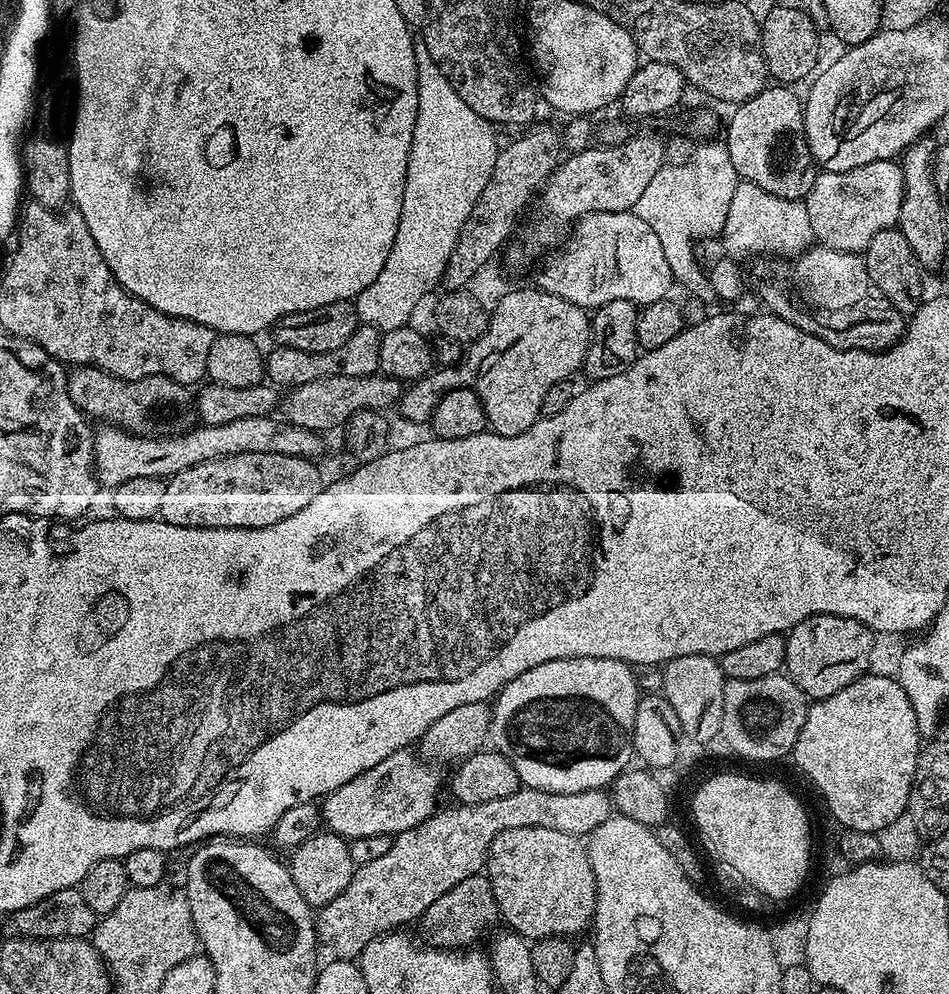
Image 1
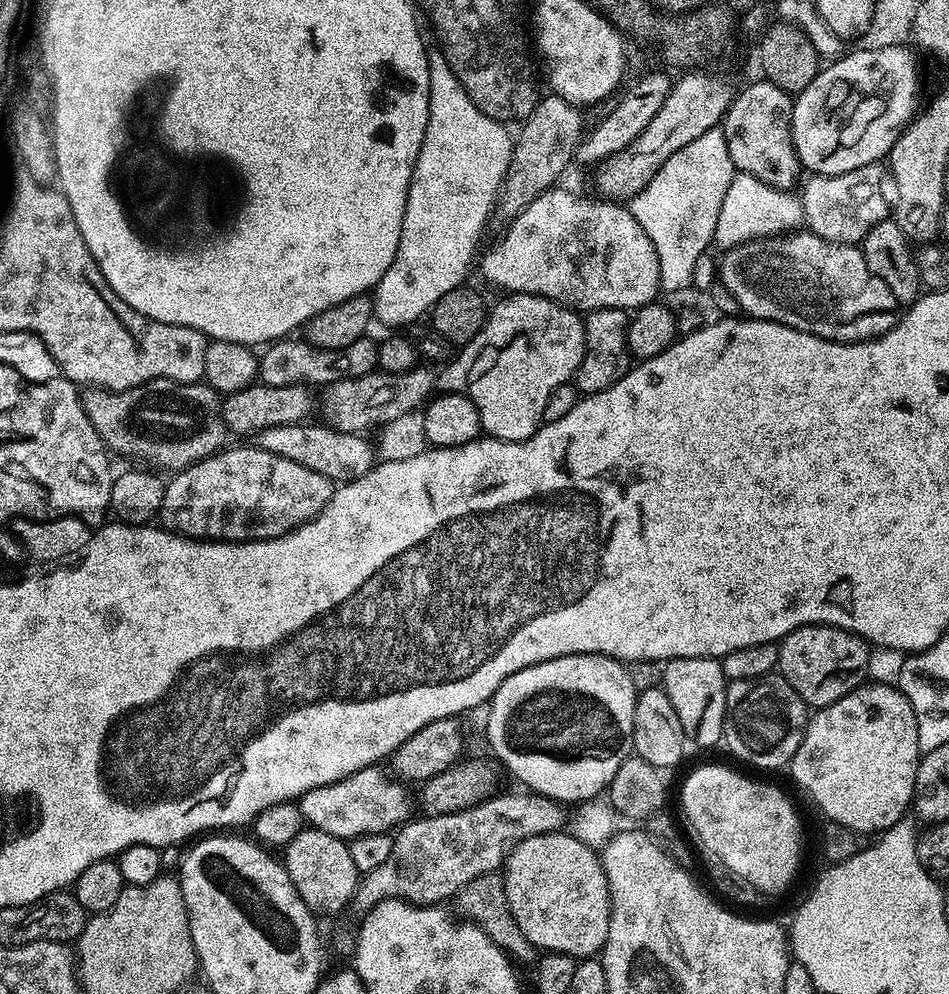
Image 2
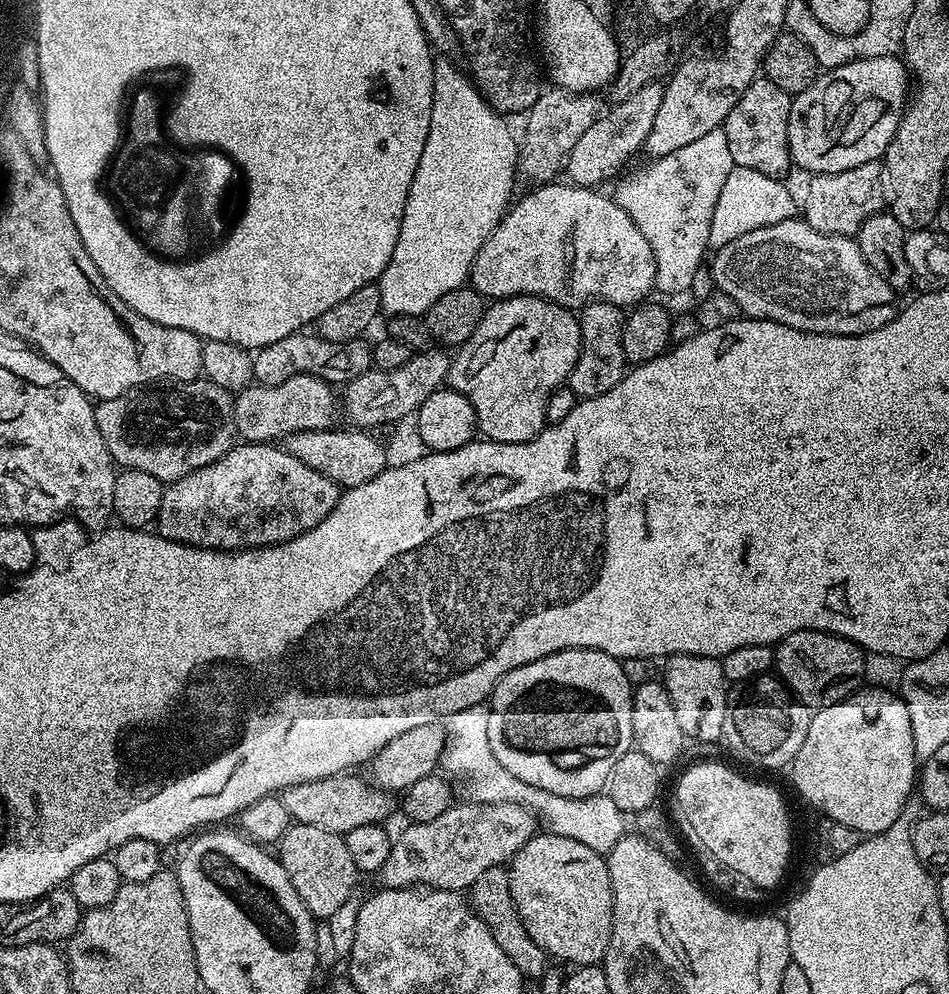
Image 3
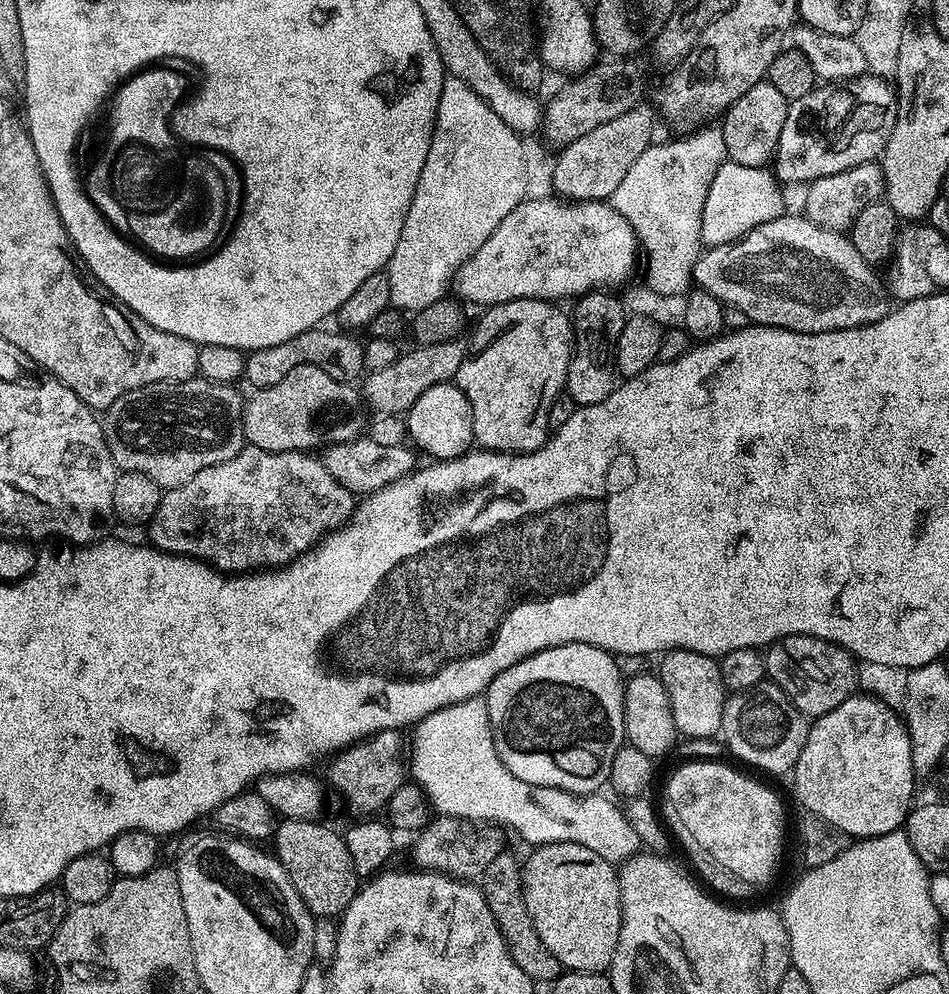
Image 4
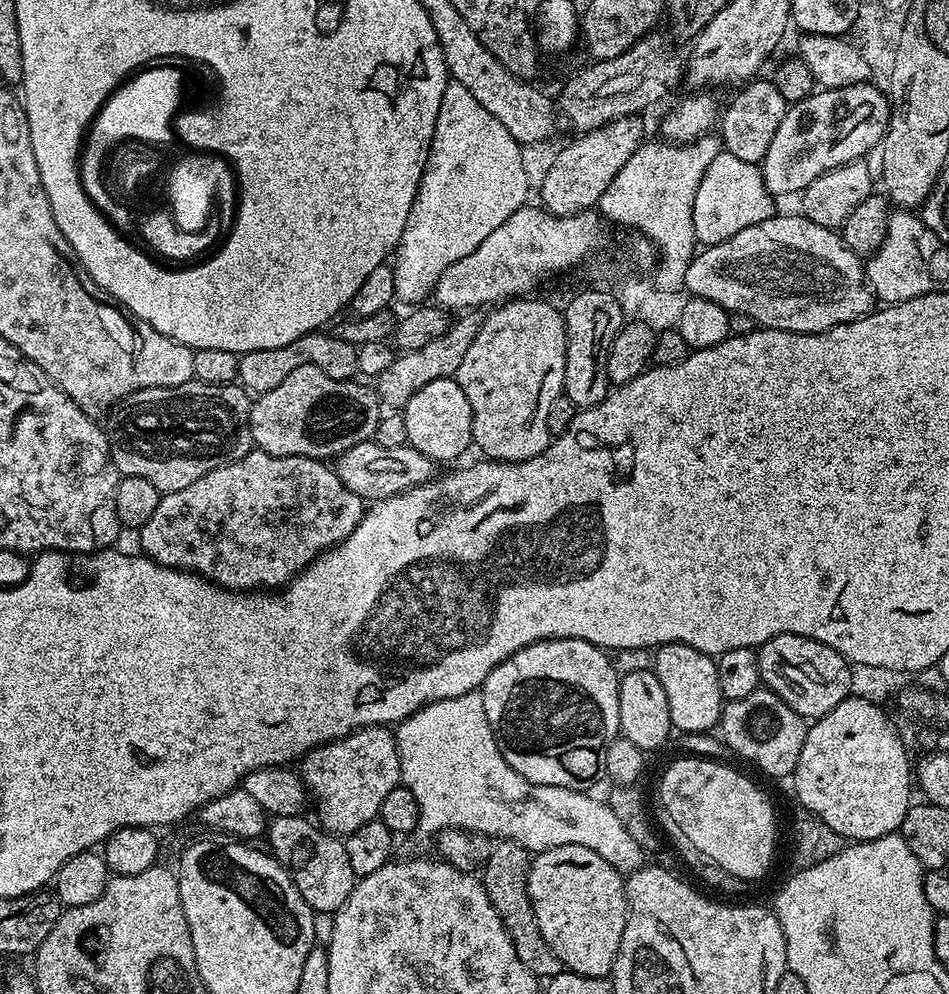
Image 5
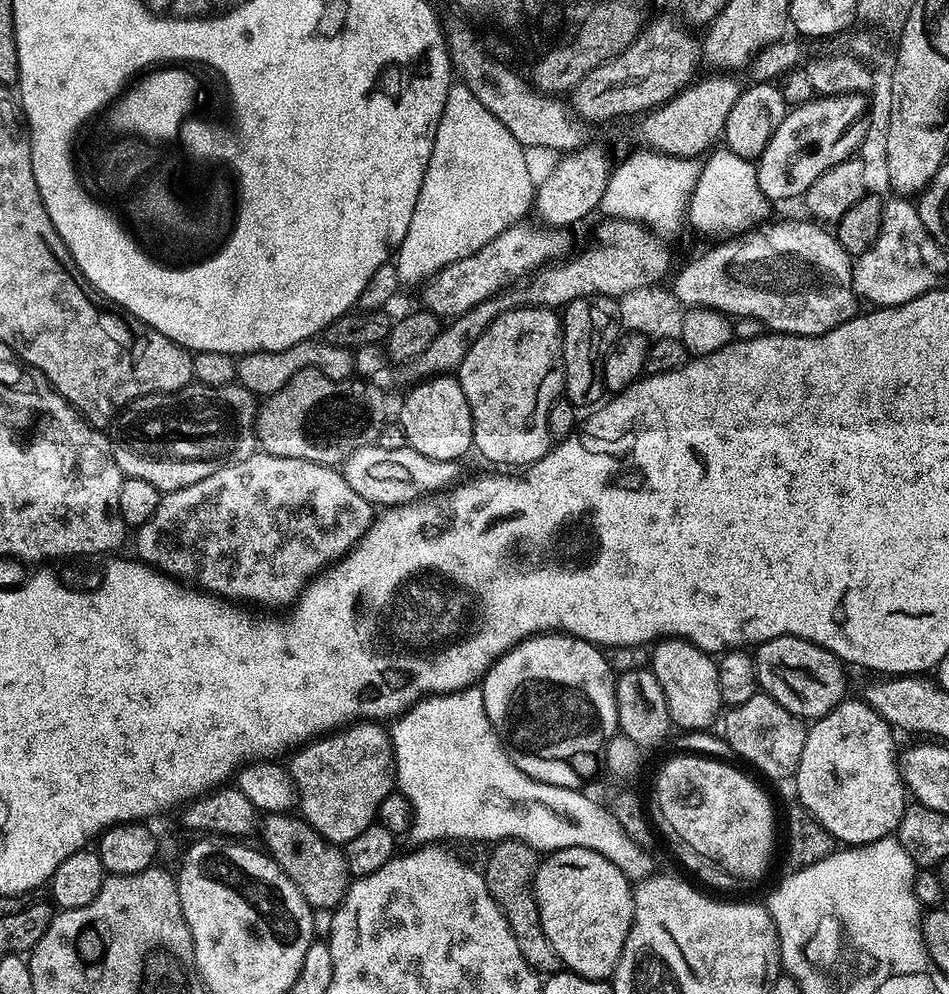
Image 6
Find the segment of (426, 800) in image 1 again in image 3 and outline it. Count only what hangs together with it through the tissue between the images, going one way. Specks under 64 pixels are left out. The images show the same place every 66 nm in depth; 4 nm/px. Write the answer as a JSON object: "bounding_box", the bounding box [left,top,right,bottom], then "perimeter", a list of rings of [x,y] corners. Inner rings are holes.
{"bounding_box":[278,774,393,834],"perimeter":[[[356,774],[327,776],[314,782],[302,782],[298,786],[284,789],[278,798],[295,823],[318,826],[321,830],[343,834],[350,830],[369,828],[372,824],[384,824],[392,812],[393,797],[367,779],[359,780],[352,775]]]}

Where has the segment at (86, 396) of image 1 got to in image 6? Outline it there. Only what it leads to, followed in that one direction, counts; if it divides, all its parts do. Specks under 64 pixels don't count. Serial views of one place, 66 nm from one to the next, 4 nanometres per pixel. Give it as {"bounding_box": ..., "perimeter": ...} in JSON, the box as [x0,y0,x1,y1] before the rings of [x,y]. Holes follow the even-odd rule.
{"bounding_box":[110,382,258,494],"perimeter":[[[193,382],[187,388],[179,388],[175,394],[162,392],[154,396],[139,396],[121,412],[124,413],[121,416],[119,413],[110,425],[112,456],[125,477],[142,478],[142,482],[150,482],[150,486],[157,488],[161,494],[182,486],[194,486],[194,482],[210,478],[214,470],[242,462],[258,451],[258,400],[250,390],[236,382],[217,388]]]}

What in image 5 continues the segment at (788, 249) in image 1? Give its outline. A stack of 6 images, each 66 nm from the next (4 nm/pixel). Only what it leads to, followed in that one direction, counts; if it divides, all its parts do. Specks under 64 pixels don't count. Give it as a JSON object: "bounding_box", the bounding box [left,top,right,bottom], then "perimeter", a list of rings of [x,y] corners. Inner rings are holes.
{"bounding_box":[694,150,774,246],"perimeter":[[[721,150],[711,162],[699,184],[694,202],[694,226],[697,241],[704,246],[729,240],[736,233],[772,217],[774,197],[765,184],[763,171]]]}

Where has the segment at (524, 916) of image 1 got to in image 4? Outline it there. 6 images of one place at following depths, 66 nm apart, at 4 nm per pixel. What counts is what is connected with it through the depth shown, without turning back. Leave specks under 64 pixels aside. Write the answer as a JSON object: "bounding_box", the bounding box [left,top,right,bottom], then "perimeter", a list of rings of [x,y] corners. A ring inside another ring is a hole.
{"bounding_box":[522,842,620,972],"perimeter":[[[558,842],[557,844],[542,844],[531,849],[528,861],[522,864],[522,887],[524,889],[524,901],[526,910],[534,922],[534,930],[538,930],[538,938],[558,958],[558,962],[565,968],[574,972],[599,972],[611,969],[614,950],[618,946],[618,934],[620,933],[620,878],[617,865],[606,862],[606,858],[598,858],[594,850],[586,850],[586,846],[578,846],[570,842]]]}

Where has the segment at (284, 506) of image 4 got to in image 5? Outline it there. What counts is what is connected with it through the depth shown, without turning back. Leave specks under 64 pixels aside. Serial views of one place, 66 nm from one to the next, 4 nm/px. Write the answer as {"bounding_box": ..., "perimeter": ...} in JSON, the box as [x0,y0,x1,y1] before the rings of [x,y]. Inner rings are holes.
{"bounding_box":[138,450,365,590],"perimeter":[[[253,450],[247,452],[240,460],[230,460],[227,464],[202,474],[202,478],[198,478],[198,482],[190,482],[190,486],[186,486],[186,490],[163,493],[158,502],[158,510],[154,510],[150,522],[146,522],[138,529],[138,536],[140,536],[139,551],[151,560],[157,560],[160,564],[167,564],[170,568],[191,570],[196,575],[204,577],[205,580],[220,585],[221,588],[276,590],[287,585],[292,577],[299,576],[316,557],[327,552],[329,548],[335,548],[337,544],[341,544],[356,529],[358,522],[362,522],[365,511],[365,501],[361,500],[358,494],[351,492],[325,461],[311,460],[309,456],[271,456],[268,452]]]}

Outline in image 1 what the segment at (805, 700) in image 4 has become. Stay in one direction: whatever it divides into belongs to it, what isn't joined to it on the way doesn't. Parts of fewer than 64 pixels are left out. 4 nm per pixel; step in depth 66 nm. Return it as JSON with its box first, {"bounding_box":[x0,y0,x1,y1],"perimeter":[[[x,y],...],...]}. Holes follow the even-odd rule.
{"bounding_box":[783,614,875,701],"perimeter":[[[838,614],[811,616],[786,633],[783,671],[809,701],[825,700],[868,672],[870,648],[874,645],[875,636],[872,629],[854,618],[842,618]]]}

